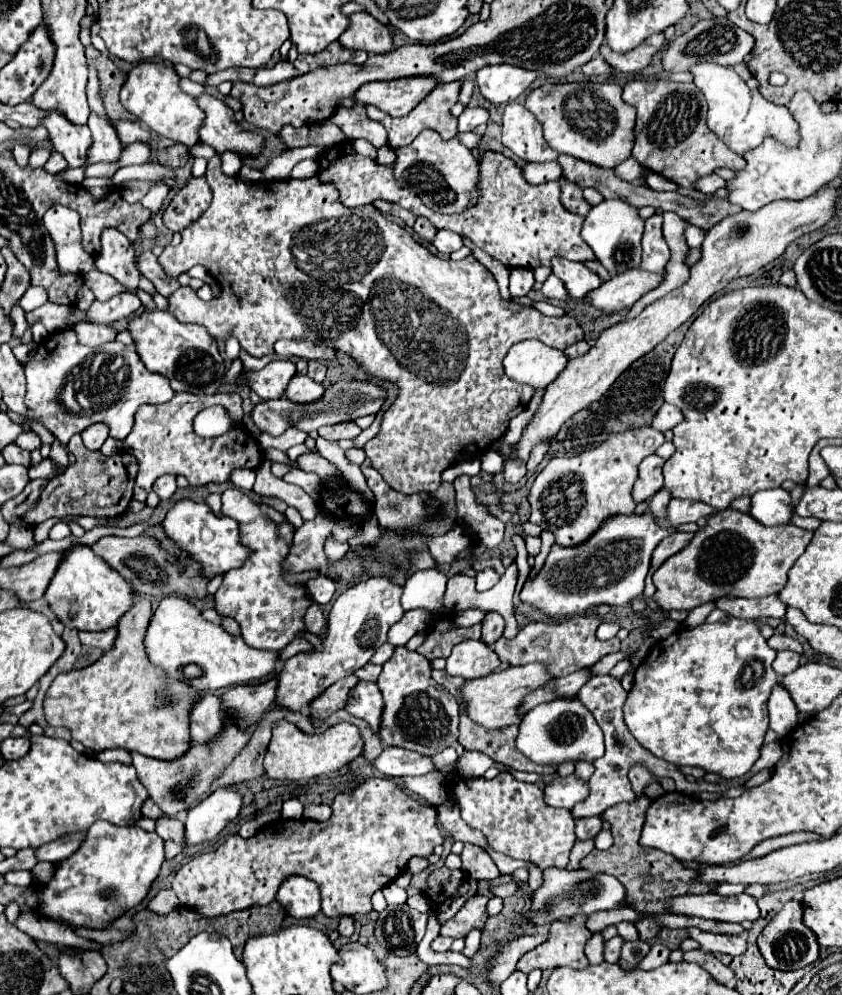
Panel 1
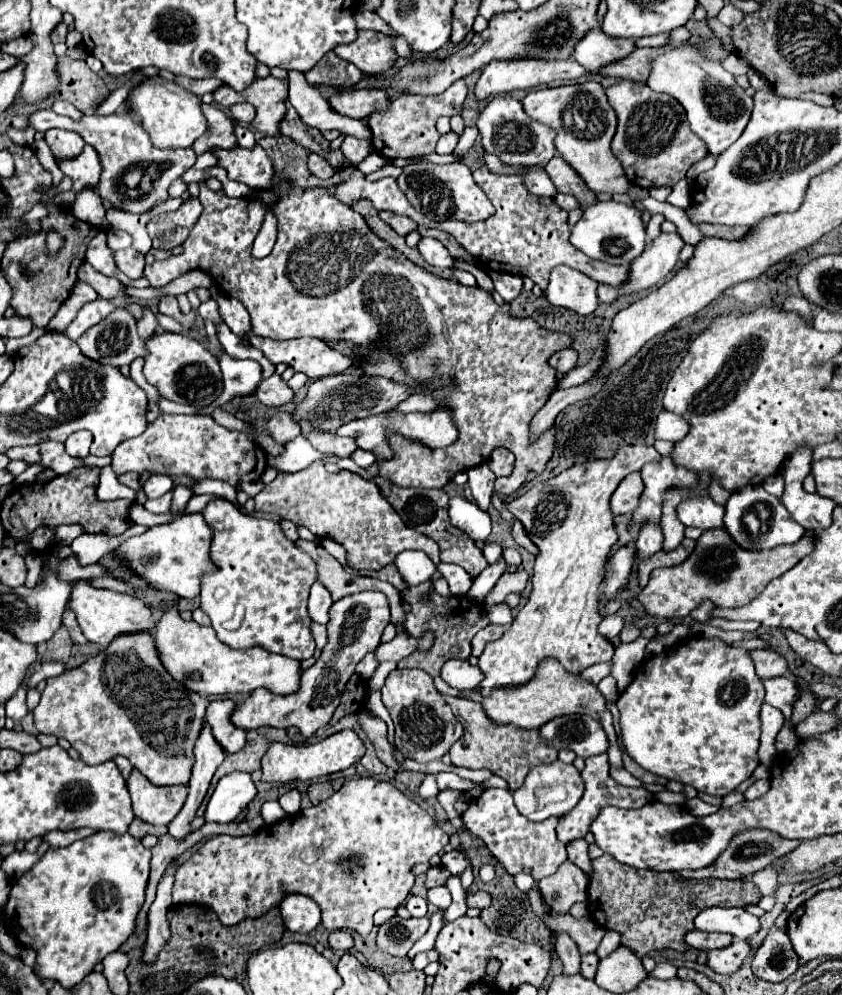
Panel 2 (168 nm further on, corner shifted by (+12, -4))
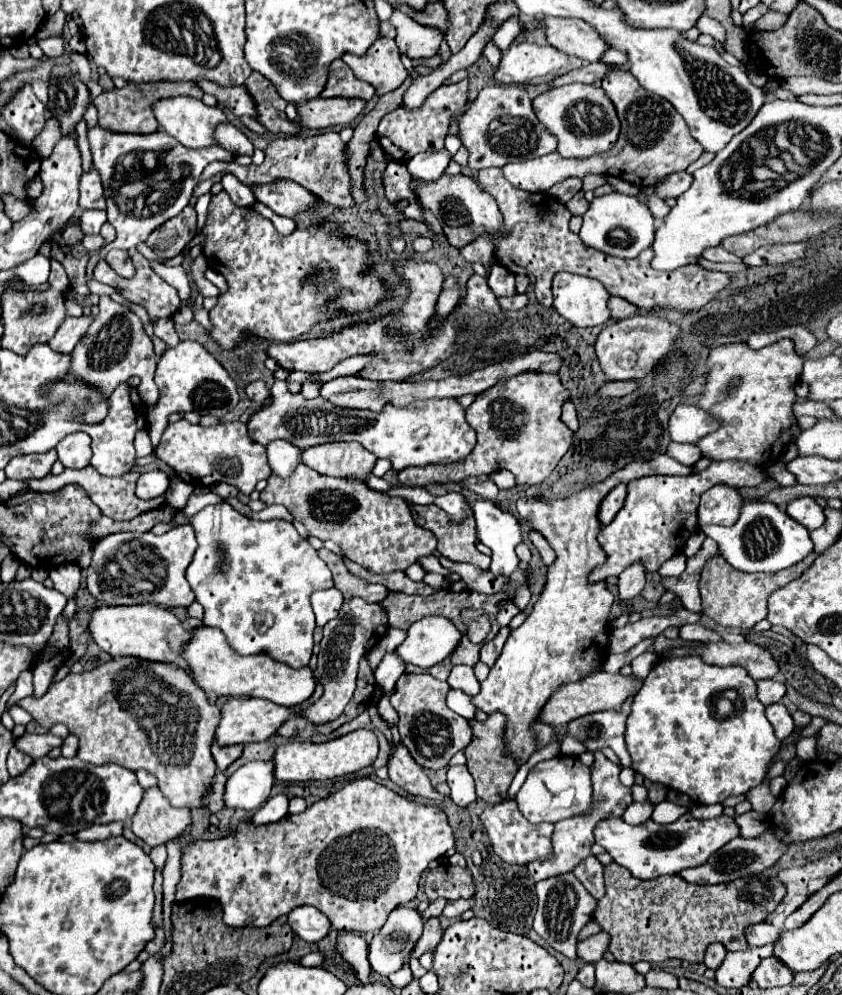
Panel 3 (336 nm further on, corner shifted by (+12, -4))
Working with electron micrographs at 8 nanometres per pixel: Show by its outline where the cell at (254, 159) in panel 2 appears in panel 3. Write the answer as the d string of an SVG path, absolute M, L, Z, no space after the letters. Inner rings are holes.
M276 179L276 183L250 187L250 191L258 201L262 201L274 213L284 217L296 217L300 211L312 207L316 201L316 197L310 191L288 179Z

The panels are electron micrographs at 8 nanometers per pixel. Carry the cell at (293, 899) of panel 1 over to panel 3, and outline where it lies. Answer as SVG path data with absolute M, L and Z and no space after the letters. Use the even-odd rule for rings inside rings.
M302 905L302 907L292 909L288 915L288 925L294 929L294 933L298 937L302 937L304 941L310 941L310 943L324 939L330 931L328 917L310 905Z

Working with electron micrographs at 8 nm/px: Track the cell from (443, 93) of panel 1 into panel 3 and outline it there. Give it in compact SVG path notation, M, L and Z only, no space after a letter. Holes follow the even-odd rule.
M464 79L454 85L438 87L432 95L428 95L424 105L418 107L416 111L404 111L404 107L398 107L398 109L386 113L380 119L380 125L376 131L380 147L388 153L390 159L400 161L400 163L406 163L408 159L412 159L418 153L442 149L452 115L456 111L464 109L464 105L466 105L466 93L468 93L468 81Z

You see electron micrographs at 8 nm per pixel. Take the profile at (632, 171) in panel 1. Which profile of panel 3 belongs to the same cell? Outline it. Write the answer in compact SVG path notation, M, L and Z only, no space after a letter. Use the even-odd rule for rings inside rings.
M710 247L708 251L704 251L704 257L706 257L708 261L714 261L714 263L740 263L740 261L742 261L742 259L738 259L736 255L728 253L728 251L722 249L722 247Z

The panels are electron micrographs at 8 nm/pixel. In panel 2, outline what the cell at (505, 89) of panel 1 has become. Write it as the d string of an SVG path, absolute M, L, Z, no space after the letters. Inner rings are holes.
M494 59L490 61L484 69L482 75L476 83L476 97L478 99L490 99L492 95L500 93L510 93L514 89L530 89L542 83L552 83L556 79L578 79L586 75L586 69L574 61L574 59L554 59L554 61L544 61L544 59Z

